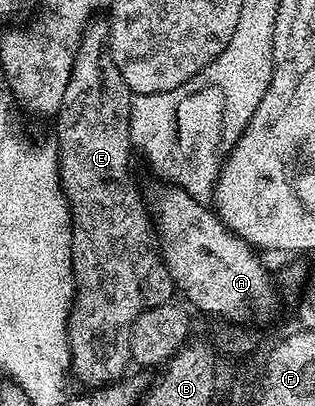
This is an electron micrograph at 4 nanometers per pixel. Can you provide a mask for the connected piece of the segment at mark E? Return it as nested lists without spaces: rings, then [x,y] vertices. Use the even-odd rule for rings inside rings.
[[[95,18],[86,25],[82,32],[82,41],[78,47],[78,53],[74,59],[74,68],[70,72],[70,81],[64,90],[64,102],[62,108],[56,113],[58,120],[58,173],[62,189],[66,195],[66,201],[70,207],[70,221],[72,222],[72,266],[74,267],[74,308],[70,311],[70,326],[66,329],[70,339],[70,366],[73,375],[79,376],[86,386],[105,386],[113,384],[115,380],[121,380],[127,375],[131,367],[132,357],[130,354],[130,327],[136,322],[136,318],[146,308],[155,308],[167,303],[171,299],[170,295],[175,295],[176,289],[172,278],[166,269],[166,263],[162,260],[162,250],[156,225],[150,215],[147,201],[142,201],[142,196],[138,193],[138,188],[134,185],[134,180],[130,177],[130,152],[132,153],[132,141],[130,139],[130,97],[132,95],[128,82],[124,82],[124,74],[116,70],[116,62],[112,58],[109,50],[110,43],[110,21],[106,18]]]

